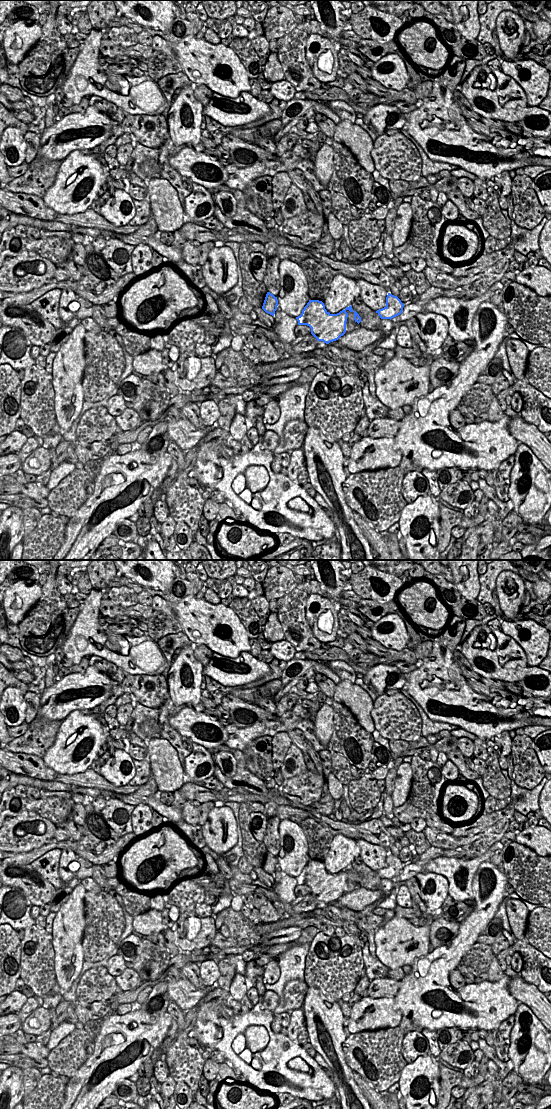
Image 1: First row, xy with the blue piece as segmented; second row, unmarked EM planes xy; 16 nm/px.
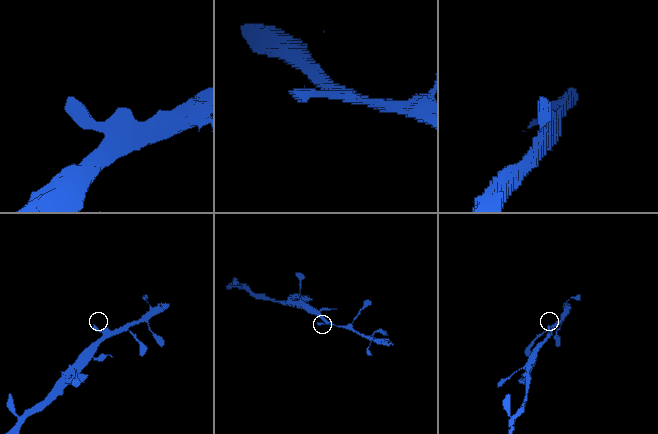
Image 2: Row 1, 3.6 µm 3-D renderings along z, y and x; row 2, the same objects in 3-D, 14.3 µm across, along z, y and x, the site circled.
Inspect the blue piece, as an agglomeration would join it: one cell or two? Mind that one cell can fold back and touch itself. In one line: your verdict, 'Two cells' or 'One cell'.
One cell.

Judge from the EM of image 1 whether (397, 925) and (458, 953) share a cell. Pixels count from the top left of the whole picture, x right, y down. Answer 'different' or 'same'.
different

